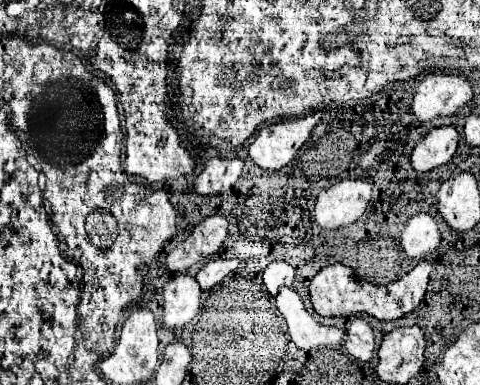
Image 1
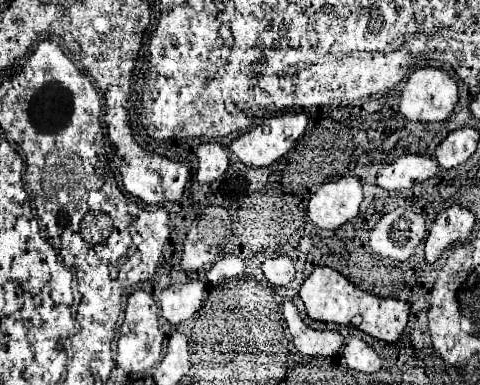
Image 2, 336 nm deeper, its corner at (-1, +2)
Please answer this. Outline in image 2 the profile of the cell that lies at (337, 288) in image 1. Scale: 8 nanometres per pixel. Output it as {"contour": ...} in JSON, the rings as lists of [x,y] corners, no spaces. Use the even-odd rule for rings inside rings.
{"contour":[[[327,266],[313,270],[313,274],[301,284],[299,296],[305,302],[309,318],[319,320],[319,322],[355,326],[383,342],[395,342],[401,336],[401,332],[407,326],[407,316],[411,310],[409,302],[403,302],[399,298],[379,298],[375,294],[369,294],[357,288],[355,284],[351,284],[343,274]]]}

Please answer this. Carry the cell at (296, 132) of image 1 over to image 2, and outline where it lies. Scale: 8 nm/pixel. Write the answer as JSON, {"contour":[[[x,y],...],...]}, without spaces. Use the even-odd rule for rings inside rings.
{"contour":[[[305,114],[273,116],[255,126],[251,132],[235,138],[229,148],[247,166],[269,166],[293,148],[295,140],[305,132],[305,128]]]}

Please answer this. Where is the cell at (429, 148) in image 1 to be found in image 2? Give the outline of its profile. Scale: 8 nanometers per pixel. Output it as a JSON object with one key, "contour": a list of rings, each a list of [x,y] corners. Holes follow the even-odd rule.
{"contour":[[[405,154],[381,168],[377,176],[377,184],[385,190],[403,190],[435,176],[437,170],[439,164],[435,158],[421,154]]]}

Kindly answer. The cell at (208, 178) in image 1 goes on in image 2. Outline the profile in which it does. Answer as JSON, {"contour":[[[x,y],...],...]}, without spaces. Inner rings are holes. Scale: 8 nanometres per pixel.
{"contour":[[[219,142],[201,144],[197,150],[197,158],[199,158],[199,166],[195,178],[199,184],[207,184],[221,178],[229,166],[229,156]]]}

